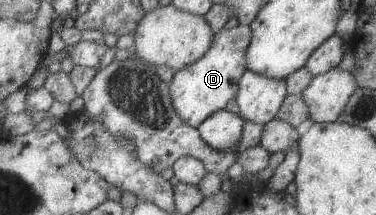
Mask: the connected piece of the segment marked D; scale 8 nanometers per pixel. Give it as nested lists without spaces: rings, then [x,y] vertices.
[[[236,24],[229,30],[220,29],[213,34],[212,46],[199,60],[176,72],[170,85],[173,105],[181,118],[193,128],[197,129],[205,118],[217,110],[226,109],[227,102],[236,98],[240,78],[247,69],[247,51],[251,39],[249,25]]]

